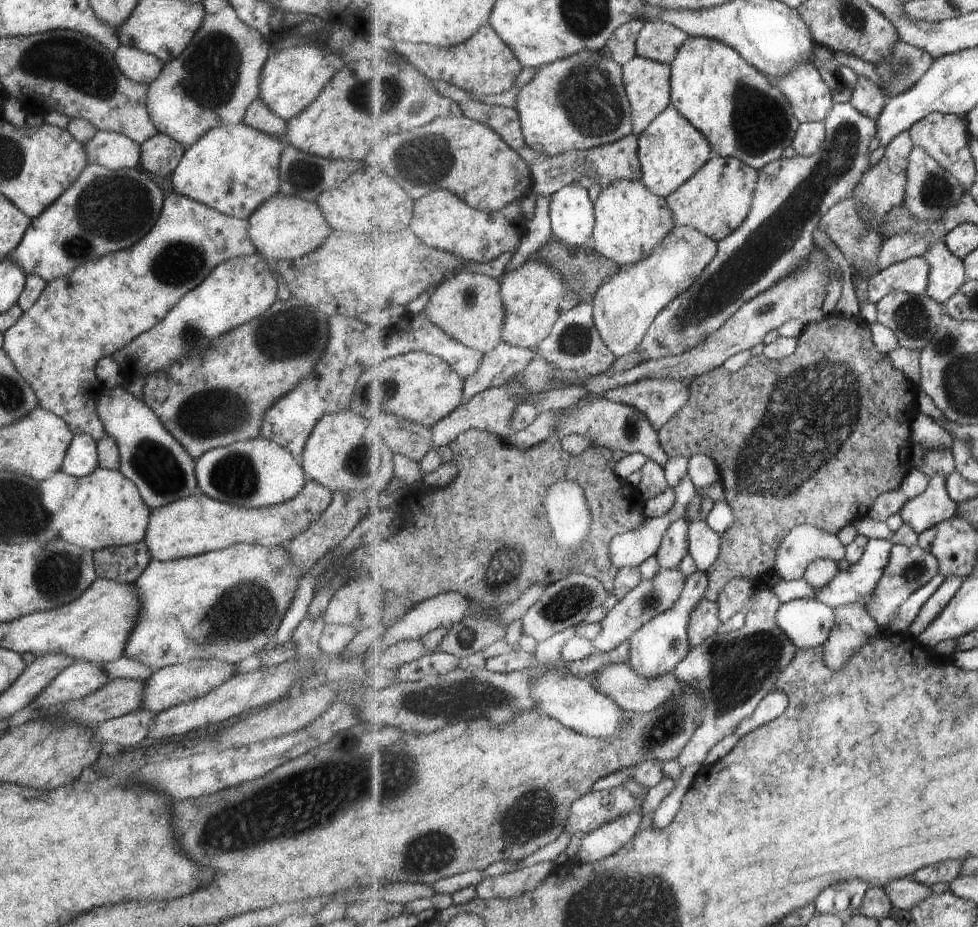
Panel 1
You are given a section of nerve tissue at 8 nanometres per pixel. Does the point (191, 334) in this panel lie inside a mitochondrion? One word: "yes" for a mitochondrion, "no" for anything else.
yes

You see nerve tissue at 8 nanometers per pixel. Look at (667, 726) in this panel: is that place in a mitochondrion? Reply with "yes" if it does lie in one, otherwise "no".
yes

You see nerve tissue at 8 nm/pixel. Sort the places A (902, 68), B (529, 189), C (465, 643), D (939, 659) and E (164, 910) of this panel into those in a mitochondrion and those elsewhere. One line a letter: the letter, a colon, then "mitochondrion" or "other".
A: mitochondrion
B: other
C: other
D: other
E: other

